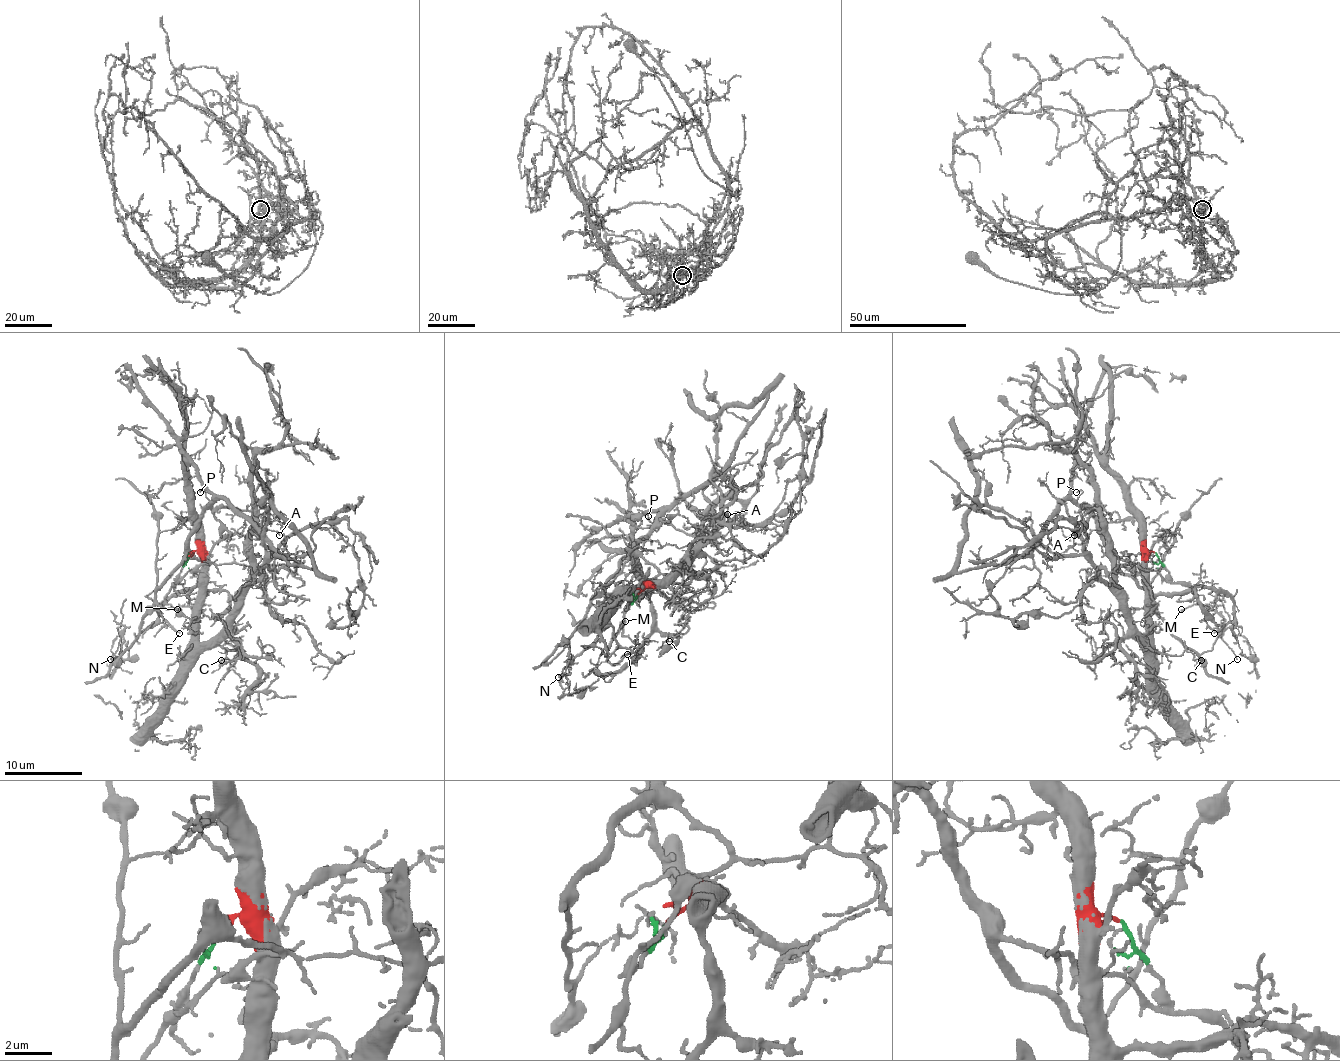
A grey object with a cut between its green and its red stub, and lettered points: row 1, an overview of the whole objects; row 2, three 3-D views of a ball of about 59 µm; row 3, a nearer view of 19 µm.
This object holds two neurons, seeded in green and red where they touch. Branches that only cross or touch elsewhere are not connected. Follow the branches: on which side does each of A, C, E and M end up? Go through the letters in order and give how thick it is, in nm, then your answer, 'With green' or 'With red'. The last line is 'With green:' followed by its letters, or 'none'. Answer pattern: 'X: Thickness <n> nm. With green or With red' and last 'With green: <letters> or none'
A: Thickness 120 nm. With red
C: Thickness 100 nm. With red
E: Thickness 120 nm. With green
M: Thickness 110 nm. With green
With green: E, M

